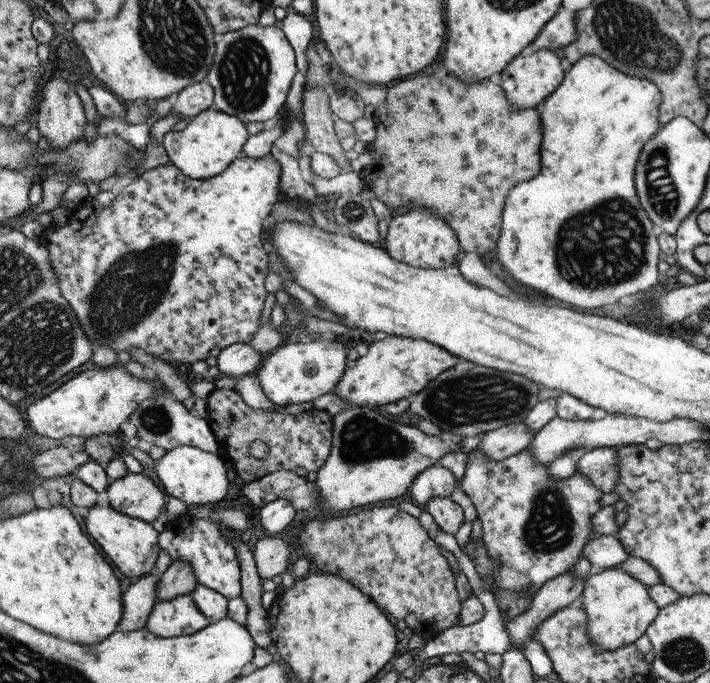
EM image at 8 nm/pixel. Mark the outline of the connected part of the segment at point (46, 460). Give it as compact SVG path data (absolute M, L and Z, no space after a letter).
M59 446L39 453L31 461L30 470L42 478L72 476L82 464L86 464L90 460L90 456L85 450L73 452L64 446Z

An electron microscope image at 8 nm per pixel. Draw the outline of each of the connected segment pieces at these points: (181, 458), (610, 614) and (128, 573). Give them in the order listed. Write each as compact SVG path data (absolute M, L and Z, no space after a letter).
M188 445L179 446L178 449L166 451L166 454L155 461L154 472L162 482L164 490L174 498L185 502L187 506L202 506L222 502L230 490L230 482L224 459L218 454L212 454L200 447Z
M619 567L605 569L586 580L581 606L588 614L588 638L600 650L618 650L636 642L656 620L660 609L650 598L648 587Z
M98 504L88 508L85 518L86 530L96 539L96 544L104 550L104 554L111 558L112 564L126 576L126 578L140 578L151 574L158 552L158 532L138 518L132 518L122 511L117 511L112 506L100 506Z

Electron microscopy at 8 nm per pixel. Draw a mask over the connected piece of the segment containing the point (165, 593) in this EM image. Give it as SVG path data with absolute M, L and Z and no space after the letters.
M174 560L156 586L156 590L158 590L157 600L172 600L172 598L182 596L182 594L192 595L197 584L198 580L194 576L192 566L184 560Z

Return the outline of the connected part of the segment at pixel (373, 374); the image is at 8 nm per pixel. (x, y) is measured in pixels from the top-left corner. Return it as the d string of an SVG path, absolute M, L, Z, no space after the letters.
M394 335L385 337L369 345L366 356L359 358L352 368L346 369L346 374L340 378L336 390L333 390L350 407L368 406L375 409L398 400L410 400L422 392L438 374L458 364L459 359L454 354L431 342Z

